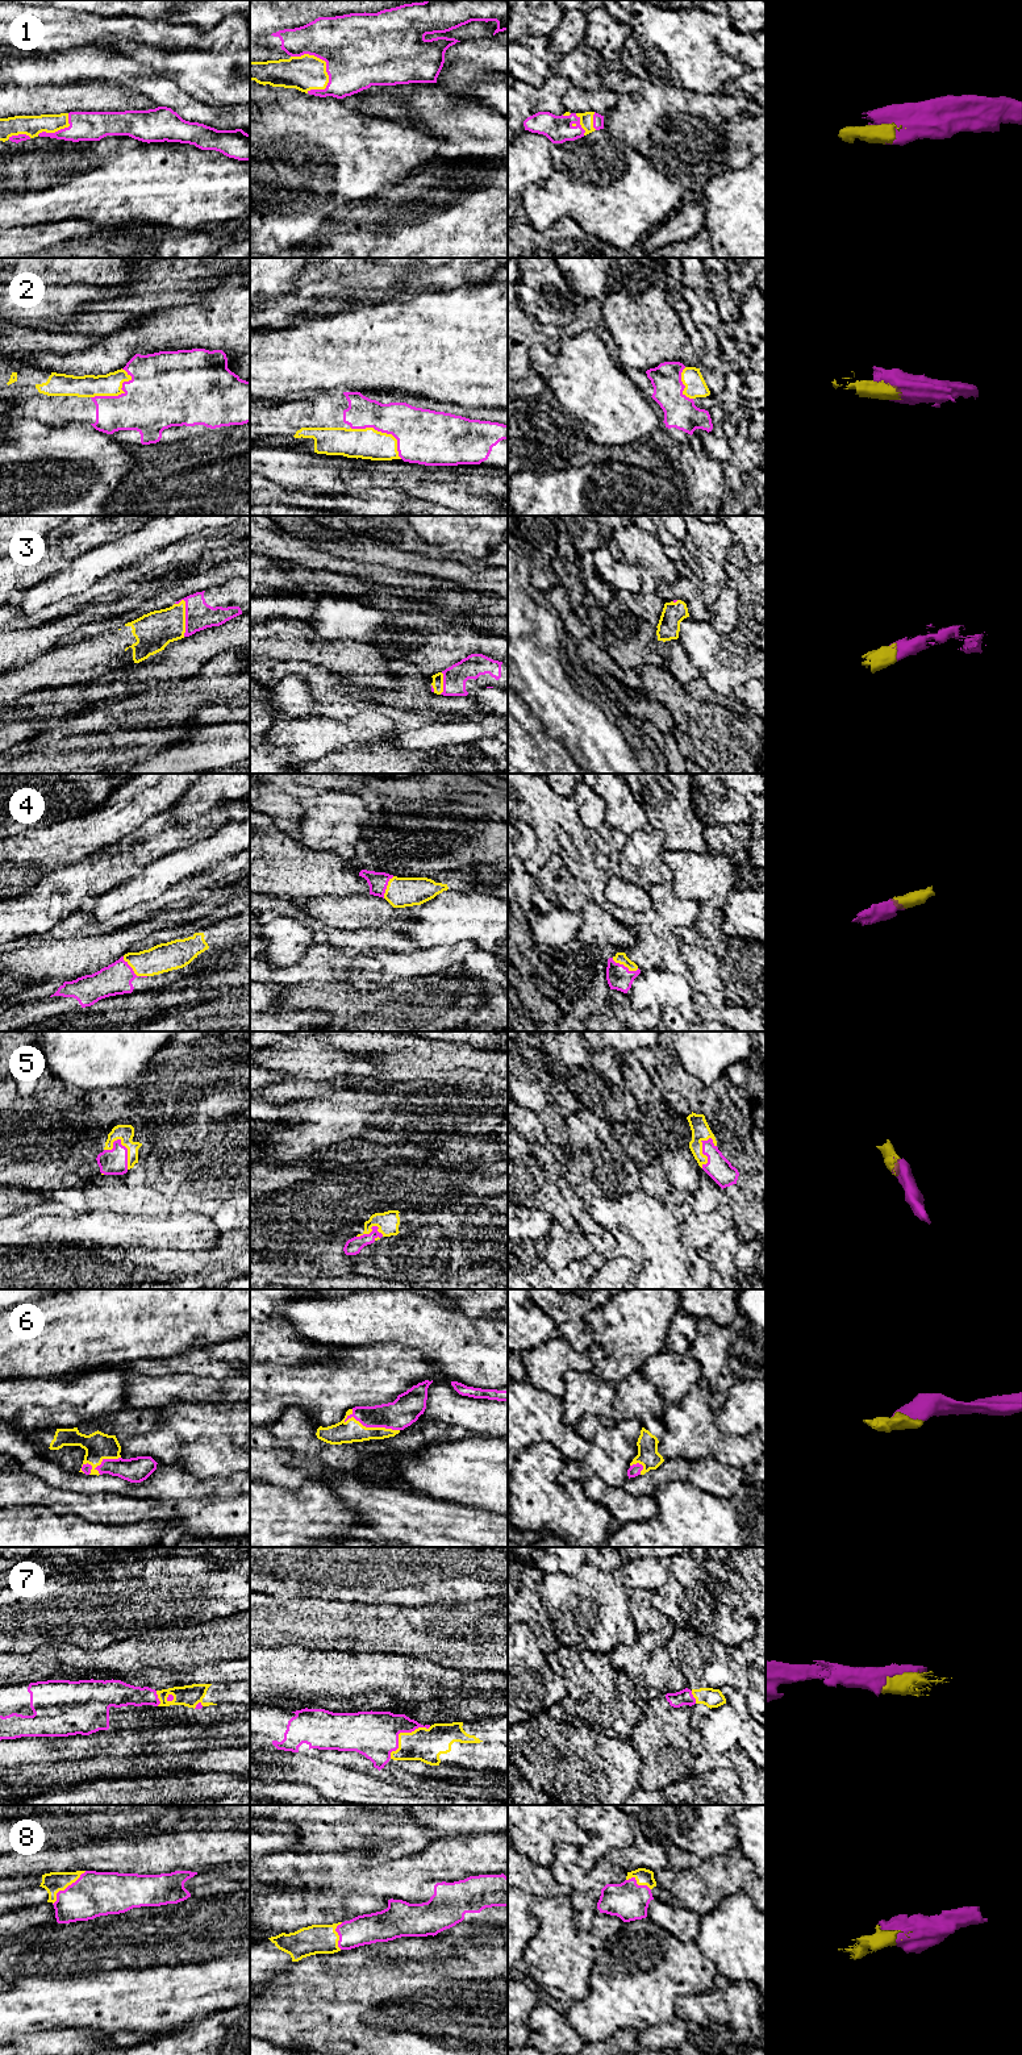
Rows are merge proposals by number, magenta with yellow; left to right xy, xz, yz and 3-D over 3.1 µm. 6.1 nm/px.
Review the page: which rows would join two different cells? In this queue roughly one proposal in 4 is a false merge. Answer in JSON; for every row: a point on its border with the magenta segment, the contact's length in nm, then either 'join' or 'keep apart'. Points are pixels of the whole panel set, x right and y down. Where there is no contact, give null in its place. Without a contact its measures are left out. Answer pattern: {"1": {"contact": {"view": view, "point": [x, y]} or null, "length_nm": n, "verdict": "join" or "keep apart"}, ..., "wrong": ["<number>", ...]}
{"1": {"contact": {"view": "xz", "point": [321, 58]}, "length_nm": 300, "verdict": "join"}, "2": {"contact": {"view": "xy", "point": [115, 396]}, "length_nm": 280, "verdict": "join"}, "3": {"contact": {"view": "xy", "point": [186, 617]}, "length_nm": 240, "verdict": "join"}, "4": {"contact": {"view": "yz", "point": [624, 966]}, "length_nm": 180, "verdict": "join"}, "5": {"contact": {"view": "xy", "point": [126, 1154]}, "length_nm": 200, "verdict": "join"}, "6": {"contact": {"view": "xz", "point": [371, 1426]}, "length_nm": 360, "verdict": "join"}, "7": {"contact": {"view": "xz", "point": [401, 1732]}, "length_nm": 320, "verdict": "join"}, "8": {"contact": {"view": "xy", "point": [67, 1887]}, "length_nm": 300, "verdict": "join"}, "wrong": []}

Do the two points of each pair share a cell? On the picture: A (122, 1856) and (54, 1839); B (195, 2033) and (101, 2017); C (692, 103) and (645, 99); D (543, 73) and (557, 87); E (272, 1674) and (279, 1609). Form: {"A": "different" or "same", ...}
{"A": "different", "B": "different", "C": "same", "D": "different", "E": "different"}

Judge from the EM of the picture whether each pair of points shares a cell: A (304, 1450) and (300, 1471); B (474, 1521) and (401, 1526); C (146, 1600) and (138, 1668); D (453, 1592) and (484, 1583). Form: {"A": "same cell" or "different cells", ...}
{"A": "different cells", "B": "same cell", "C": "different cells", "D": "same cell"}

